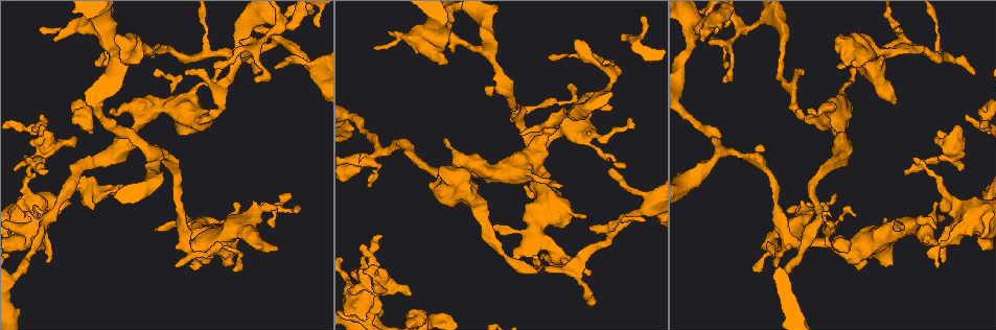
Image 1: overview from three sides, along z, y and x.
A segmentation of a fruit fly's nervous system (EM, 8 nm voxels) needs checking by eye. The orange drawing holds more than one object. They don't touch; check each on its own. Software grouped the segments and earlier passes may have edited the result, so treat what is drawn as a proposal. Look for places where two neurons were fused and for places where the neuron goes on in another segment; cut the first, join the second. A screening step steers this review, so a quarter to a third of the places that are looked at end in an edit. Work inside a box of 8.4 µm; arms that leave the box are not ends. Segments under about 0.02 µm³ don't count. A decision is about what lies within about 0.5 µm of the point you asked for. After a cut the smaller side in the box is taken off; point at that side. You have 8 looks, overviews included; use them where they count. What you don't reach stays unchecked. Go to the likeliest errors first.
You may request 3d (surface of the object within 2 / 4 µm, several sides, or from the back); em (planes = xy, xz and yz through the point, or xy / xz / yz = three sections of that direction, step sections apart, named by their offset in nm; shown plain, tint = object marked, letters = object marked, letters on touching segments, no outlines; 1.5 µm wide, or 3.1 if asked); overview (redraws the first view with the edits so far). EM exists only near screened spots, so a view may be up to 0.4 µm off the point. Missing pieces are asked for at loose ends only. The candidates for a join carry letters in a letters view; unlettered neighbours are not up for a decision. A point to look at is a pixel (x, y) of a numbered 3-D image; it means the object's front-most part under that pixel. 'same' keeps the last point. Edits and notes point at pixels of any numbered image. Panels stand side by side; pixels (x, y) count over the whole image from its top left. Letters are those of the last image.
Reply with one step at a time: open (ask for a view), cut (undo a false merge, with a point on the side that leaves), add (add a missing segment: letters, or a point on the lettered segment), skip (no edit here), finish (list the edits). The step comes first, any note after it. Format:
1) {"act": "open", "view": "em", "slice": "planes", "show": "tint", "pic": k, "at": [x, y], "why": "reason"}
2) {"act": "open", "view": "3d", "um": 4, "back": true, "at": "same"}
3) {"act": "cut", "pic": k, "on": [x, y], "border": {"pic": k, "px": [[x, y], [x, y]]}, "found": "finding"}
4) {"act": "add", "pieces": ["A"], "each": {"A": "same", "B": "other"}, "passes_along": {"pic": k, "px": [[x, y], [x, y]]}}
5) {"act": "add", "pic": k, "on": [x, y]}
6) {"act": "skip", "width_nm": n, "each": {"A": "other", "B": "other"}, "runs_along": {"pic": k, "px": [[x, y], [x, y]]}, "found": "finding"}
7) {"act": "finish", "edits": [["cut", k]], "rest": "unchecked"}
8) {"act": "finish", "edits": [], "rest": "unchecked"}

{"act": "open", "view": "em", "slice": "yz", "step": 8, "show": "tint", "pic": 1, "at": [42, 124], "why": "an open end"}

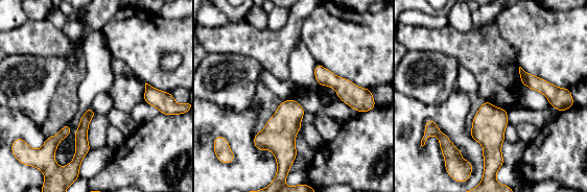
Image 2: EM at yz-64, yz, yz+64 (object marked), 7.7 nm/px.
{"act": "open", "view": "em", "slice": "planes", "show": "letters", "at": "same"}

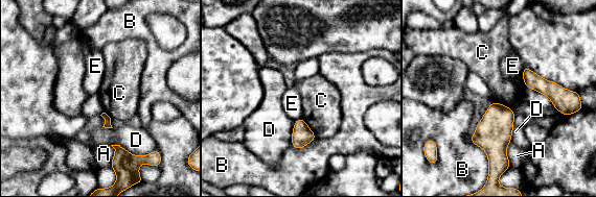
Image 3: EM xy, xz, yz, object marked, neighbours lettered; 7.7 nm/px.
{"act": "skip", "width_nm": 240, "each": {"A": "other", "B": "other", "C": "other", "D": "other", "E": "other"}, "border": {"pic": 3, "px": [[525, 67], [521, 75]]}, "found": "no lettered segment goes on from it"}

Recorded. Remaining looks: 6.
{"act": "open", "view": "em", "um": 3.1, "slice": "xy", "step": 16, "show": "letters", "pic": 1, "at": [256, 74], "why": "thin end"}

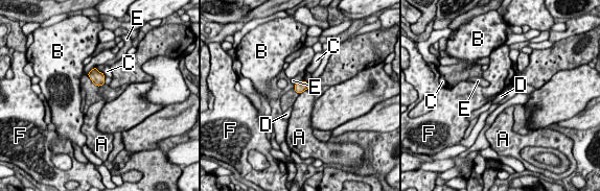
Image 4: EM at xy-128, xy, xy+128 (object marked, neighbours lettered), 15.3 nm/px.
{"act": "open", "view": "em", "um": 3.1, "slice": "yz", "step": 8, "show": "letters", "at": "same", "why": "cut it another way"}

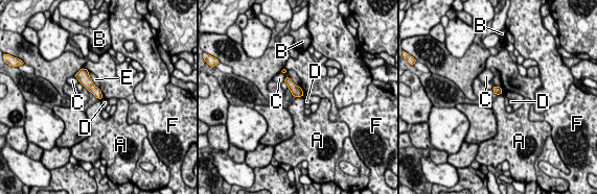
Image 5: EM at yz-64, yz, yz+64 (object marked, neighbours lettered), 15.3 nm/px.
{"act": "skip", "width_nm": 120, "each": {"A": "other", "B": "other", "C": "other", "D": "other", "E": "other", "F": "other"}, "border": {"pic": 5, "px": [[303, 95], [296, 97]]}, "found": "none of them fits"}

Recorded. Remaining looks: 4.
{"act": "open", "view": "3d", "um": 2, "pic": 1, "at": [901, 29], "why": "free end"}

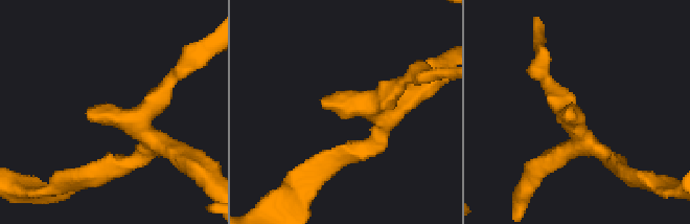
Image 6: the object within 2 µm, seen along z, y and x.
{"act": "open", "view": "em", "slice": "xy", "step": 8, "show": "plain", "pic": 6, "at": [88, 111], "arm_widths_nm": [200, 200]}

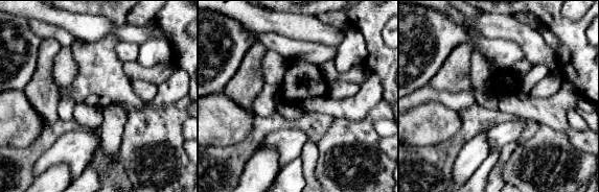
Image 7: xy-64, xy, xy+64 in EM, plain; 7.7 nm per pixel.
{"act": "open", "view": "em", "slice": "xy", "step": 8, "show": "letters", "at": "same"}

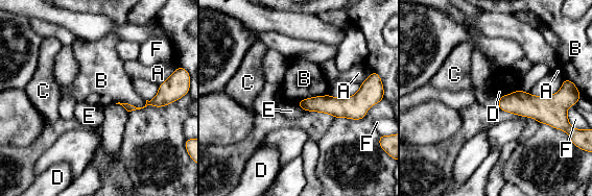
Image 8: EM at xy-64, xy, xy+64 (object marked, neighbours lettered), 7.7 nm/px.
{"act": "skip", "width_nm": 120, "each": {"A": "other", "B": "other", "C": "other", "D": "other", "E": "other", "F": "other"}, "runs_along": {"pic": 8, "px": [[361, 96], [353, 104], [301, 103]]}, "found": "no lettered segment goes on from it"}

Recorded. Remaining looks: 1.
{"act": "finish", "edits": [], "rest": "unchecked"}

